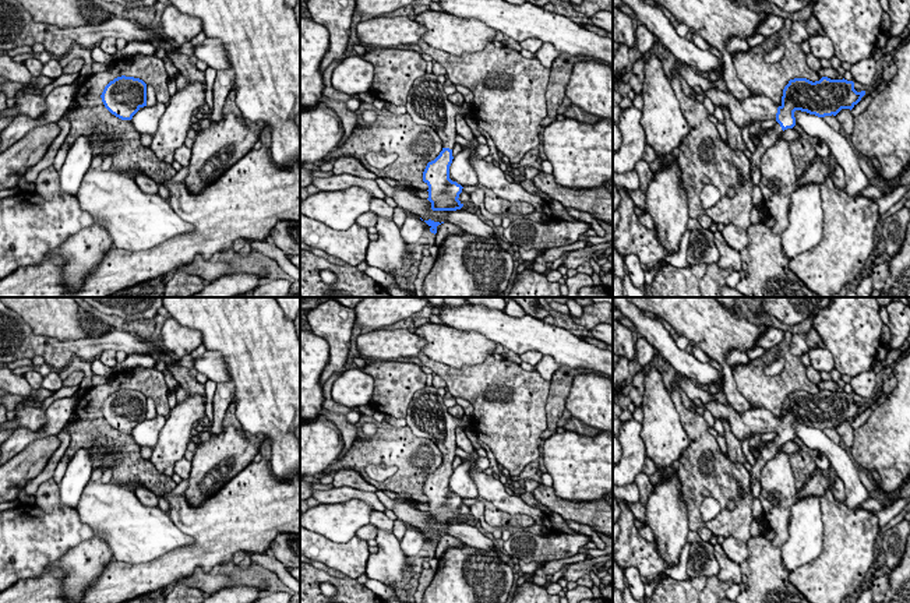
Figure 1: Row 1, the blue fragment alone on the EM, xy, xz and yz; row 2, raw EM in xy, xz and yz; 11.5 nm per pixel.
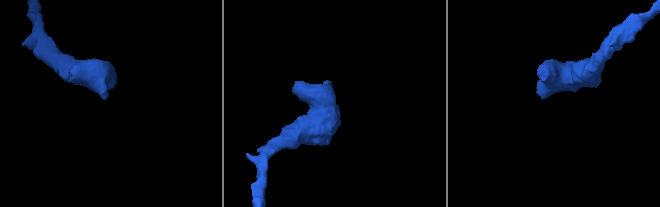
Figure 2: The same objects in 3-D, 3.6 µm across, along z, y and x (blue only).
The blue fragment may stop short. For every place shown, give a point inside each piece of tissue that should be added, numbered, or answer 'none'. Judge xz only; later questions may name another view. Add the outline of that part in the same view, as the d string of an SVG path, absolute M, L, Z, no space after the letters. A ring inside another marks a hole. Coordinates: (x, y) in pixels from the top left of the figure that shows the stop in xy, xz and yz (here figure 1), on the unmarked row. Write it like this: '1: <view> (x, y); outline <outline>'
1: xz (427, 416); outline M433 385L415 392L406 413L406 426L416 437L430 438L442 452L442 461L454 462L456 456L455 430L468 426L448 412L442 396Z

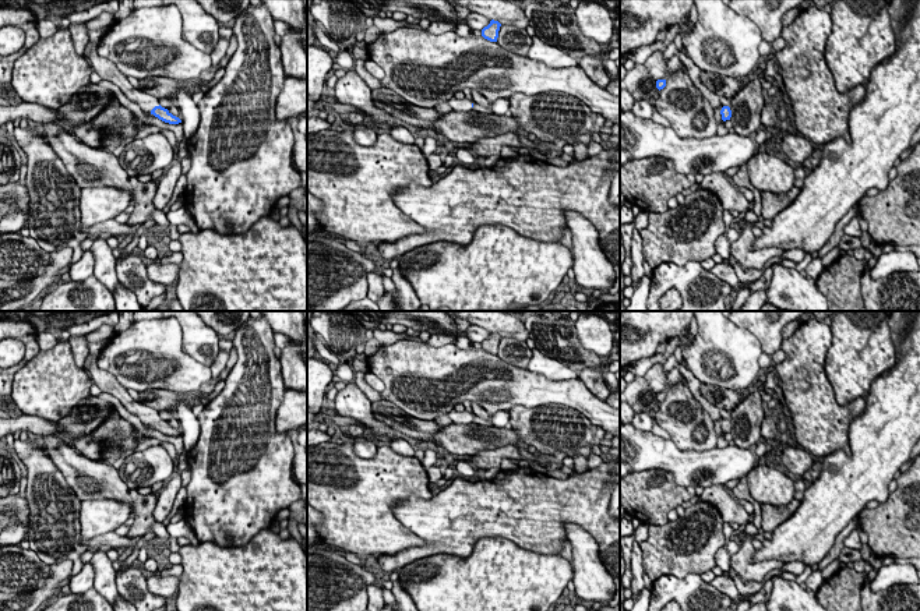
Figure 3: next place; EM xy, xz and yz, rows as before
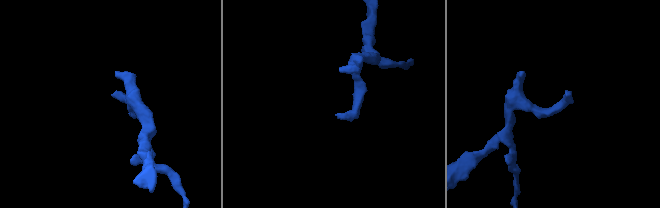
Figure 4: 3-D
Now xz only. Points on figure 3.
1: xz (458, 417); outline M463 410L463 412L450 412L447 414L451 420L452 420L452 424L469 424L472 423L472 413Z

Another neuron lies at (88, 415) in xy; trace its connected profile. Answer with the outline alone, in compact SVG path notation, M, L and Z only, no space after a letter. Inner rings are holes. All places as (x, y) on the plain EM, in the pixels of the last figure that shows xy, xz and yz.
M88 396L73 407L68 416L57 421L59 431L53 435L70 444L74 438L88 435L96 430L112 414L113 409L112 403L96 396Z

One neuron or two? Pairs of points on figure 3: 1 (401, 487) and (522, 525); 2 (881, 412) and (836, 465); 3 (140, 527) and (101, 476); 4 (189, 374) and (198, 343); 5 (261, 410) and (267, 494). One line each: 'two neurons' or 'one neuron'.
1: two neurons
2: one neuron
3: one neuron
4: two neurons
5: one neuron

